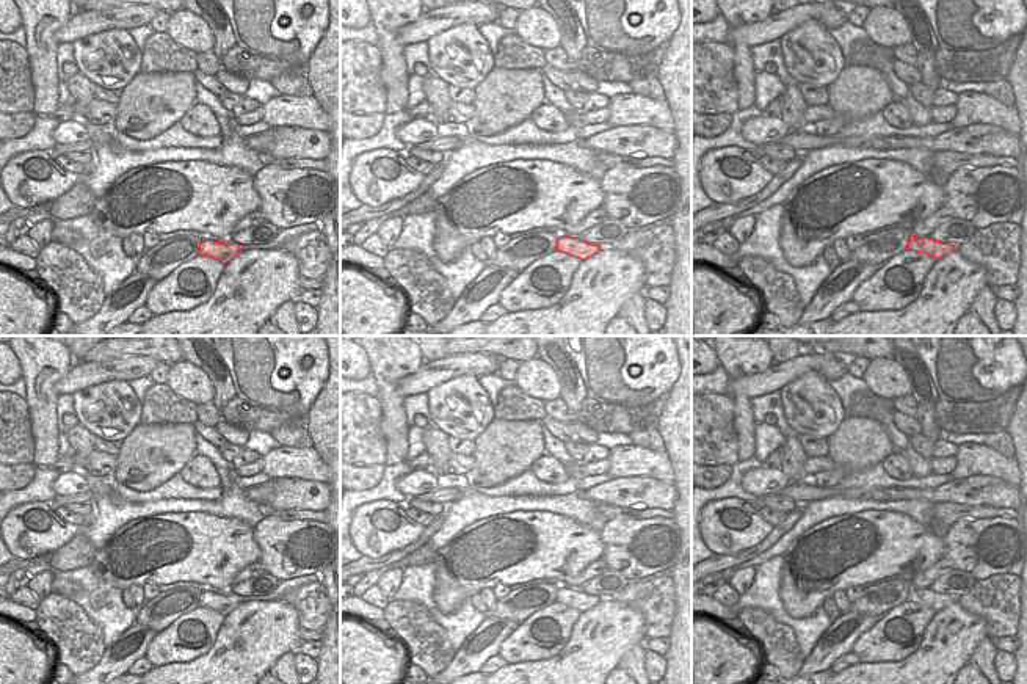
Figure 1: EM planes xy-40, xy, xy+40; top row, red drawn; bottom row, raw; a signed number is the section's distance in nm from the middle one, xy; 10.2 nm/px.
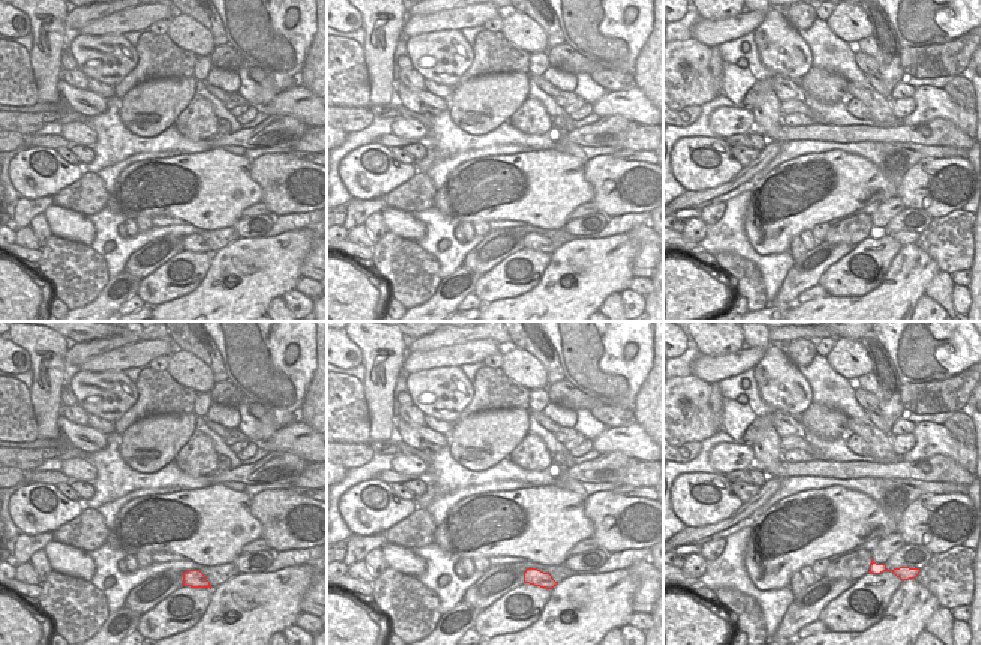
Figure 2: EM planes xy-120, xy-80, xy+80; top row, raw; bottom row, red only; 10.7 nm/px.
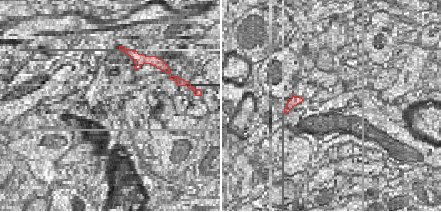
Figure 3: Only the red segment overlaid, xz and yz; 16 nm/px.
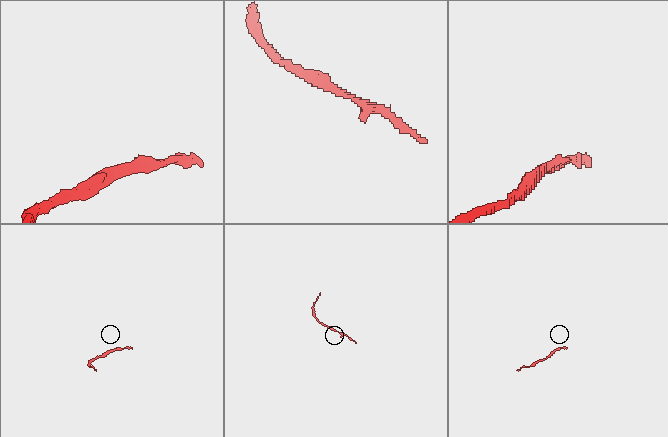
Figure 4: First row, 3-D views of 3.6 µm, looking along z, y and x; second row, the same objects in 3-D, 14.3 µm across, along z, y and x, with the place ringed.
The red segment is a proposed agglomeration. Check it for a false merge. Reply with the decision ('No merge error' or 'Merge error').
No merge error

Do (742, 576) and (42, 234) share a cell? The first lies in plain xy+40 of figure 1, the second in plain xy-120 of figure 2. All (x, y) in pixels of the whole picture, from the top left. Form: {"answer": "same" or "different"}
{"answer": "same"}

